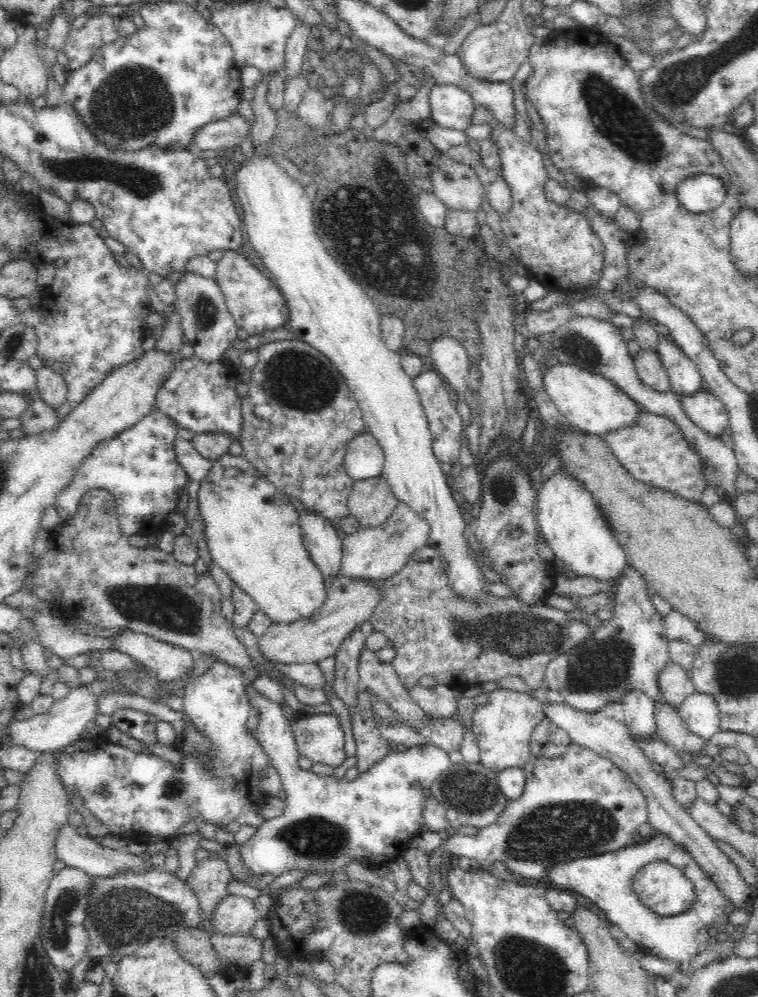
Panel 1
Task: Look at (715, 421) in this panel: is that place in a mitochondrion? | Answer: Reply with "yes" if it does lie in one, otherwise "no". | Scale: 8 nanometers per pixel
no

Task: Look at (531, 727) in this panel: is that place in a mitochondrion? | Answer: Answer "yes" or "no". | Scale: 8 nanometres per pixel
no

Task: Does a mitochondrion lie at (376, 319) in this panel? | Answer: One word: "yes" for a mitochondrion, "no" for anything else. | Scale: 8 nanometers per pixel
no

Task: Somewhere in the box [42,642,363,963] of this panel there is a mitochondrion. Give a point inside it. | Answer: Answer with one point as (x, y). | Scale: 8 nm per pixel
(123, 915)

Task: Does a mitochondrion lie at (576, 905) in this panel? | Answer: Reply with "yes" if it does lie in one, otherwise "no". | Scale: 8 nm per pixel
no

